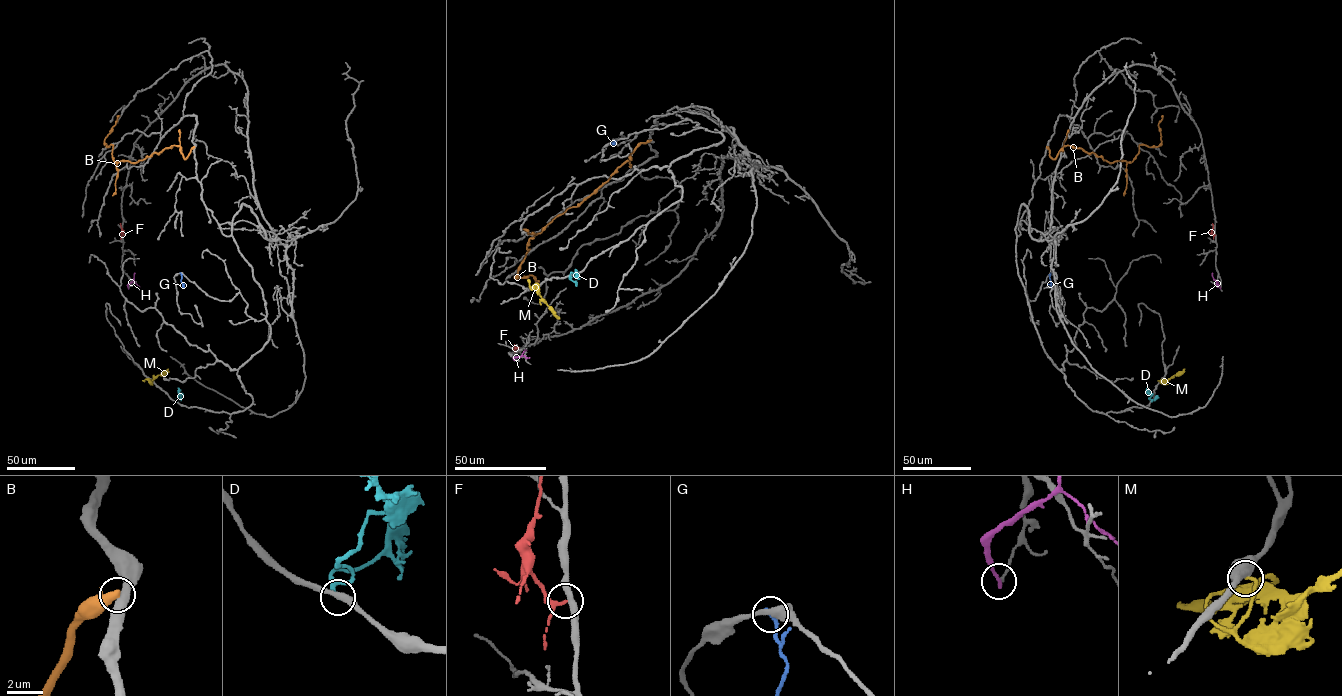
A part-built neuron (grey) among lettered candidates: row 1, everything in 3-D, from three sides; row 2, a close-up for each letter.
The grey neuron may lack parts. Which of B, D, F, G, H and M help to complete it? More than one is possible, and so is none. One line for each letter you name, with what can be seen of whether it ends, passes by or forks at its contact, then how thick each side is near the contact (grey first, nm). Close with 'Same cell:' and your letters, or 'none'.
Same cell: none

